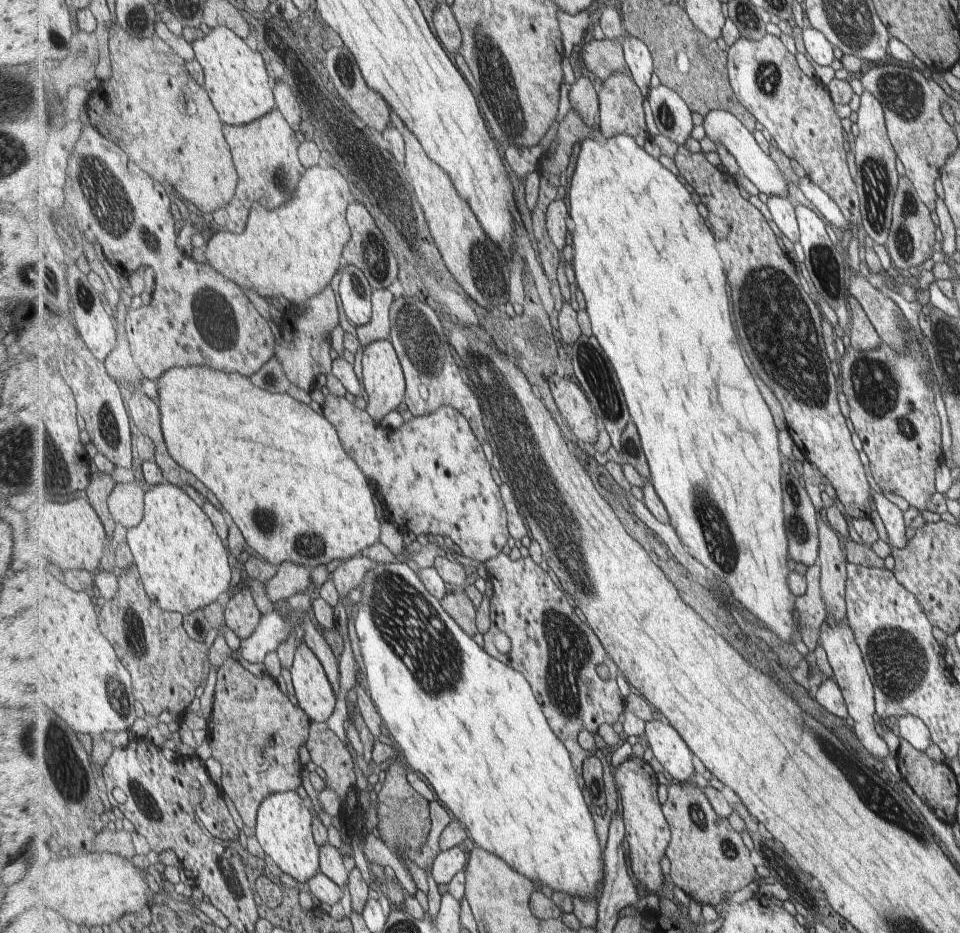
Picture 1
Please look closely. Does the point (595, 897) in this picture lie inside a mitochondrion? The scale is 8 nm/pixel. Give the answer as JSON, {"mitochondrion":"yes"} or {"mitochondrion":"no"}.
{"mitochondrion":"no"}

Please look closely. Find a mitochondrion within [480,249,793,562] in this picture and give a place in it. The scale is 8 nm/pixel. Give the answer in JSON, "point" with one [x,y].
{"point":[602,381]}

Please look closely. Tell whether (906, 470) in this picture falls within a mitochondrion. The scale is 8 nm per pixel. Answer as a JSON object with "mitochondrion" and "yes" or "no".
{"mitochondrion":"no"}

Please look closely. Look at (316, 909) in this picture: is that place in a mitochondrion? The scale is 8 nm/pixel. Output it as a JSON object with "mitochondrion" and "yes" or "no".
{"mitochondrion":"no"}

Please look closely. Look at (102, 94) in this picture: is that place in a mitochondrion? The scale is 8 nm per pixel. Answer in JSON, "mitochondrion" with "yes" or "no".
{"mitochondrion":"no"}

